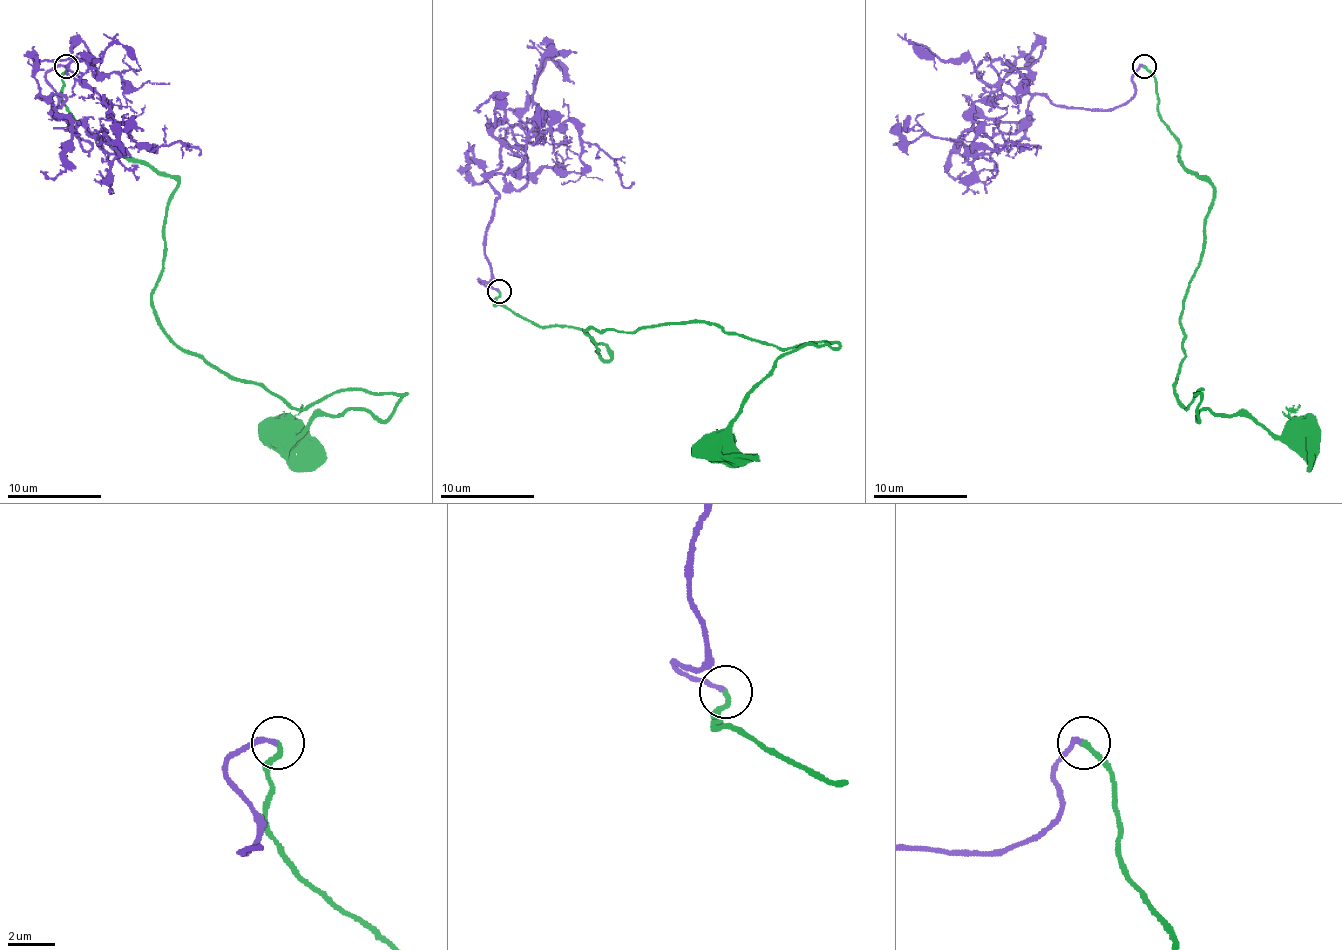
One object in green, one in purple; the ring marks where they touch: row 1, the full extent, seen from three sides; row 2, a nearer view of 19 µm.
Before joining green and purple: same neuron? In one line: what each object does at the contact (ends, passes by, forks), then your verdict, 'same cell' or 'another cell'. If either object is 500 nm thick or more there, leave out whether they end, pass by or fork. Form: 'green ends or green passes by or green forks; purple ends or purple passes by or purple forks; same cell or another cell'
green ends; purple ends; same cell

